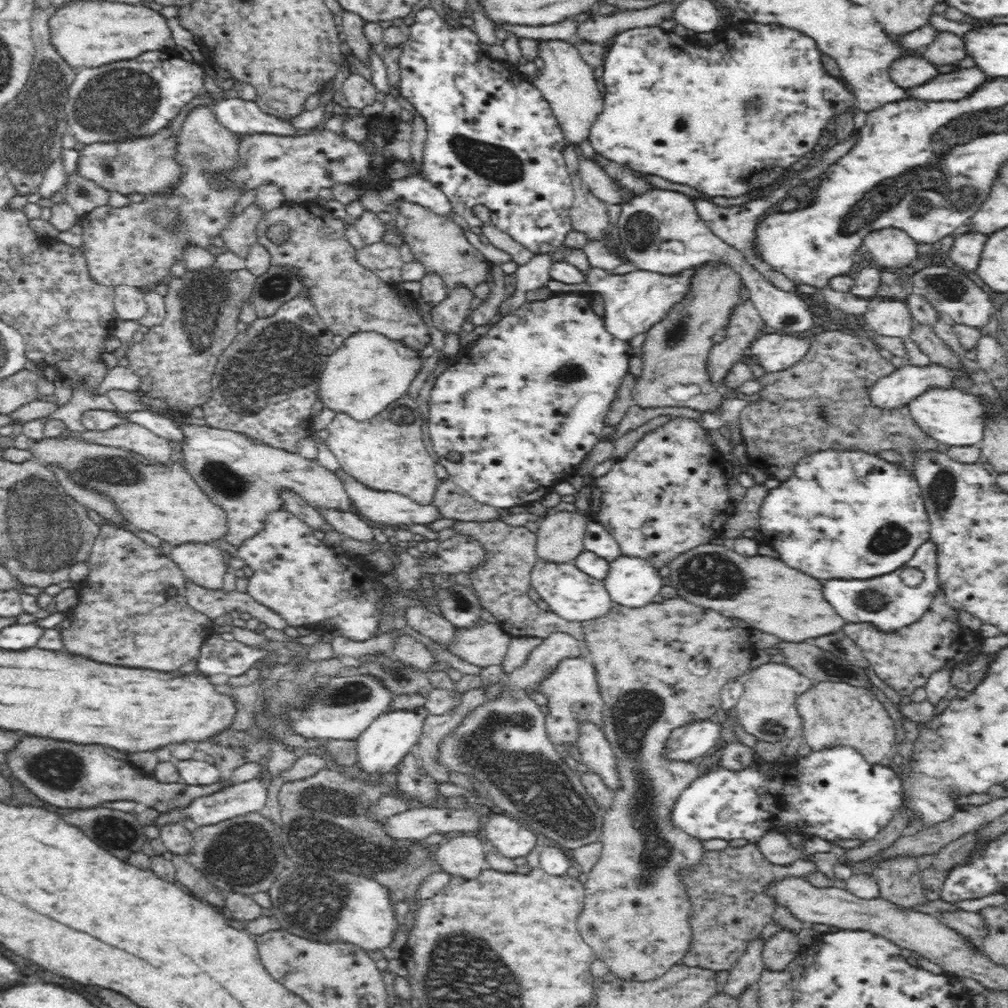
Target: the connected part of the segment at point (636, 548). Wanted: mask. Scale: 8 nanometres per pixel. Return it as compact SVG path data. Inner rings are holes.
M672 417L644 434L636 447L622 460L611 463L611 469L590 485L590 519L598 522L618 542L623 556L652 561L661 568L678 555L709 544L722 535L734 504L729 500L722 457L708 442L706 429L700 420Z

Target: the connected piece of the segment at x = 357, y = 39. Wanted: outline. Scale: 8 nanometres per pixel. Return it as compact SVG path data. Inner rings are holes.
M345 8L340 14L342 15L342 22L340 22L339 30L342 40L348 44L356 57L364 60L367 64L367 59L369 58L367 53L371 48L371 43L364 32L367 21L356 12L350 12Z

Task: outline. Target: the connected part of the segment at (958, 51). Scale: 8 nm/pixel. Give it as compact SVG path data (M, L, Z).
M942 31L933 46L934 48L930 47L924 50L932 52L932 58L934 58L936 66L957 66L964 58L970 56L964 38L948 31Z

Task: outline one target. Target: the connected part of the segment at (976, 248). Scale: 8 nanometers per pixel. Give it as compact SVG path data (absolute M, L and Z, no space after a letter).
M966 234L966 236L955 238L955 243L950 250L950 258L954 263L975 275L980 266L986 242L988 242L988 236L980 236L980 234Z

